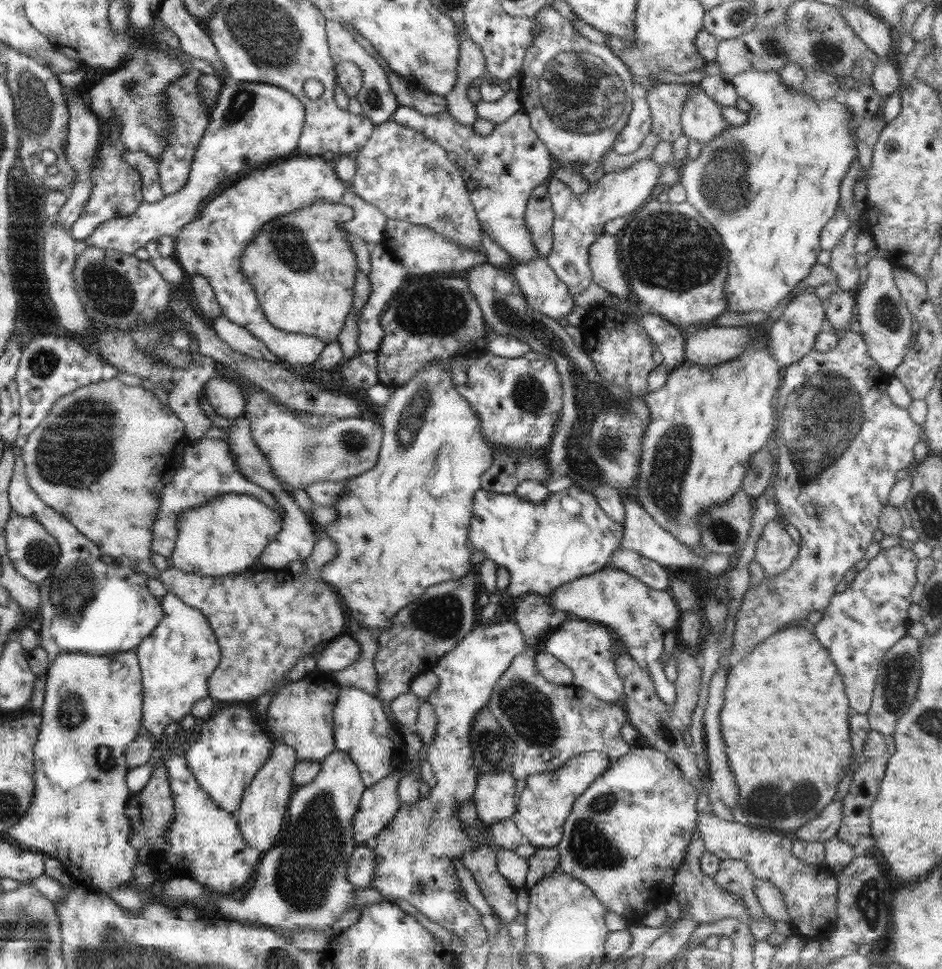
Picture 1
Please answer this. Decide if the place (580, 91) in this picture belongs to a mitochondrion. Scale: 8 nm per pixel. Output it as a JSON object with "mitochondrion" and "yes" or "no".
{"mitochondrion":"yes"}

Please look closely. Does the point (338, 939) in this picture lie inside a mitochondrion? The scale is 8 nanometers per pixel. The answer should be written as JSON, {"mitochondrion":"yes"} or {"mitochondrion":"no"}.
{"mitochondrion":"no"}

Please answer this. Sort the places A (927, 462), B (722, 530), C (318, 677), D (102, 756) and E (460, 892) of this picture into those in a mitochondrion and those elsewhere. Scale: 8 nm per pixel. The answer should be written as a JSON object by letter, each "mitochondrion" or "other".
{"A":"other","B":"mitochondrion","C":"other","D":"mitochondrion","E":"other"}

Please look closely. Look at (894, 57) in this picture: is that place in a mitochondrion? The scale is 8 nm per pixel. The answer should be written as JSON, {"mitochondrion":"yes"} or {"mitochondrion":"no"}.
{"mitochondrion":"no"}

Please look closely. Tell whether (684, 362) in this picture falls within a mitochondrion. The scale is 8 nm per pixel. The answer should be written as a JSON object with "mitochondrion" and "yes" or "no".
{"mitochondrion":"no"}

